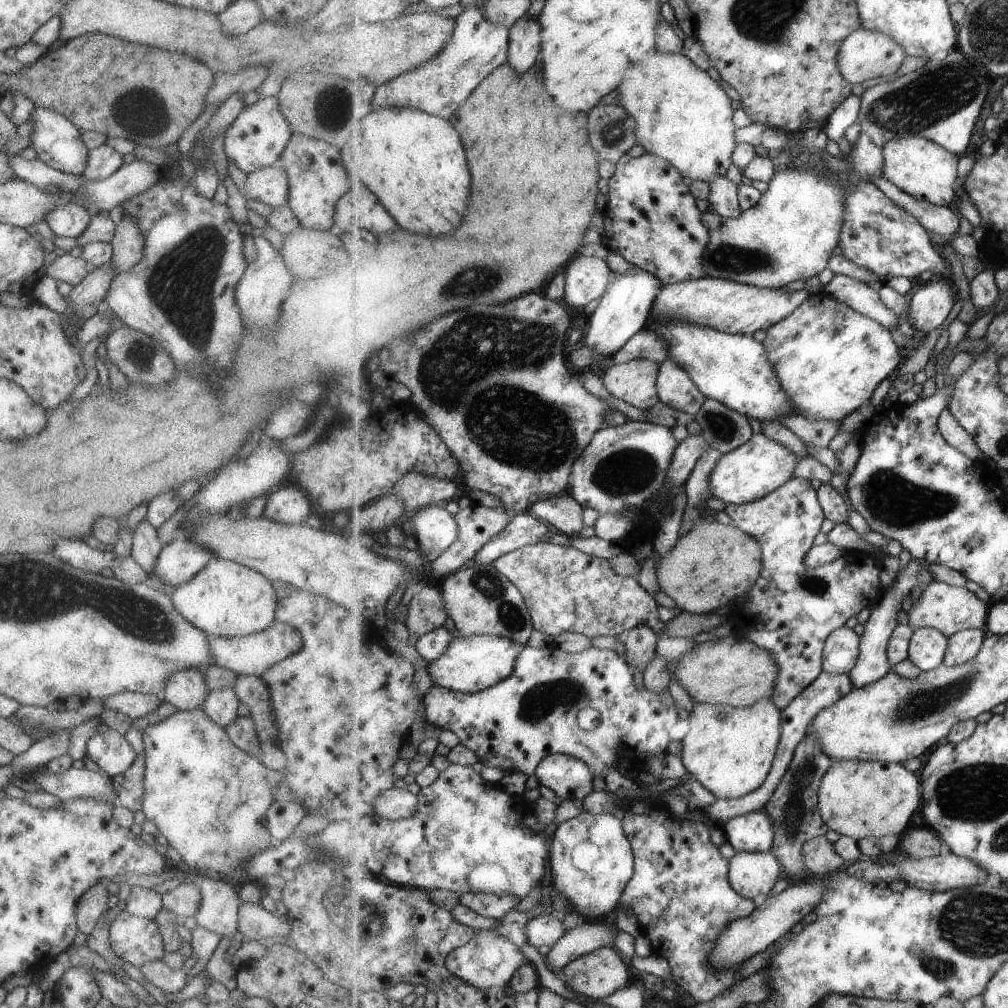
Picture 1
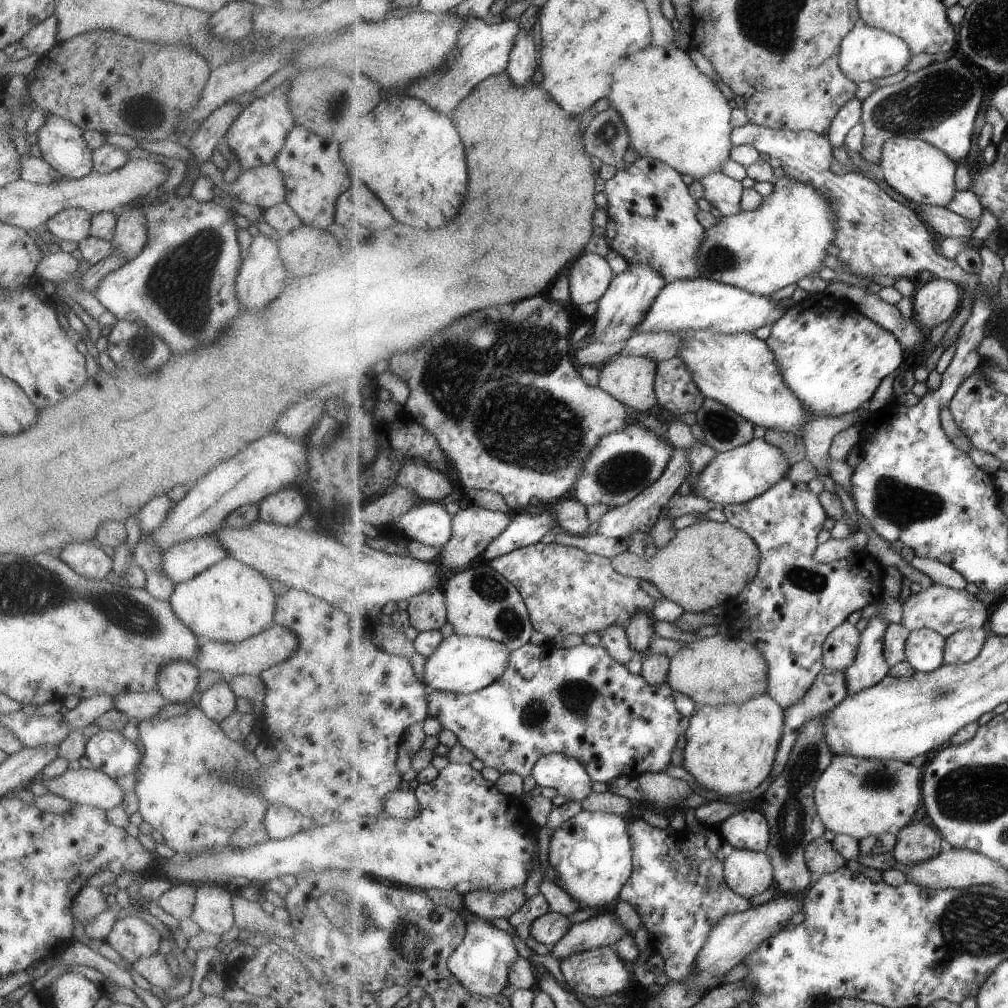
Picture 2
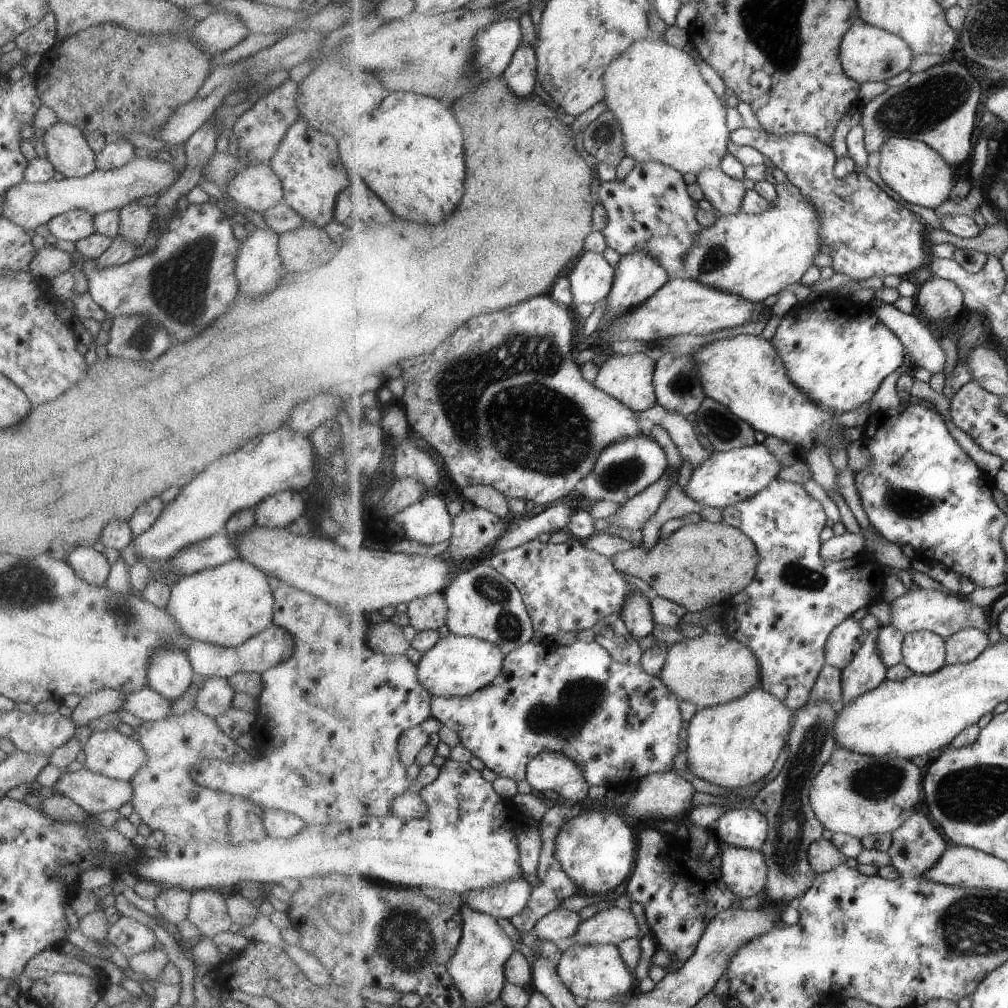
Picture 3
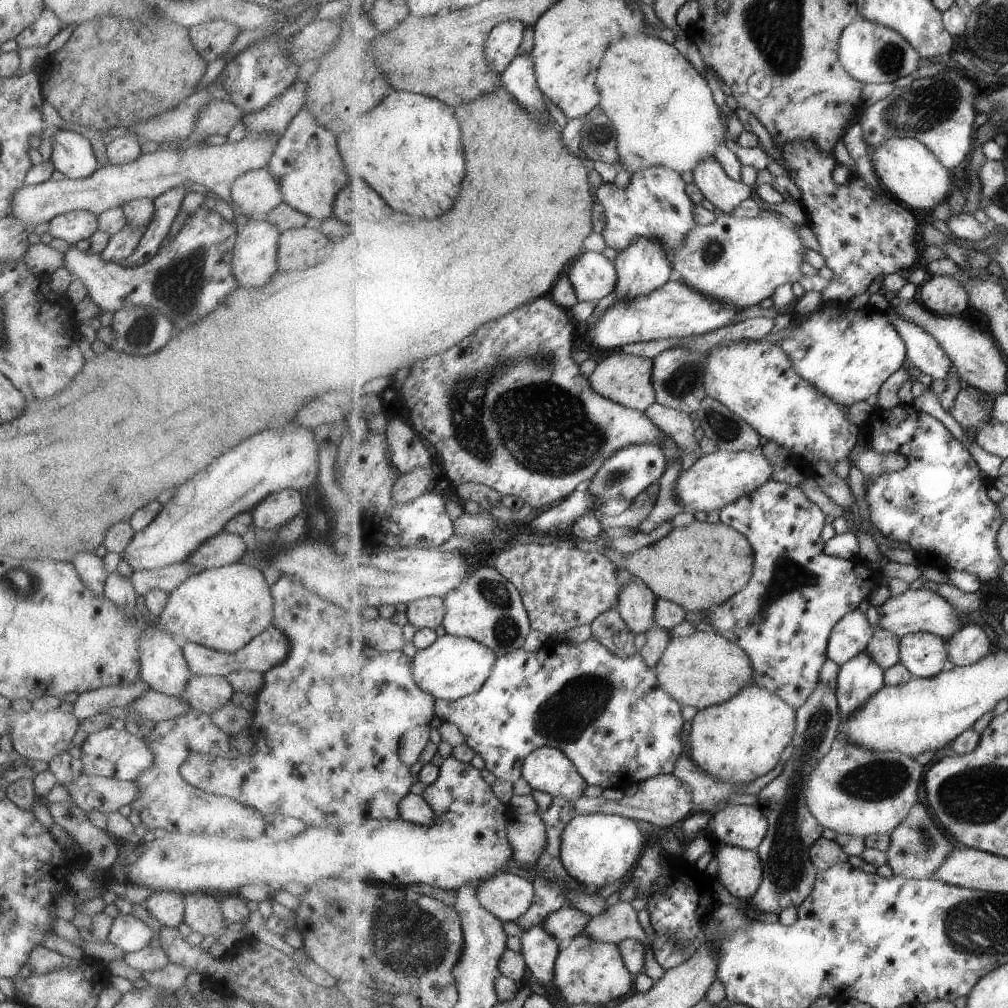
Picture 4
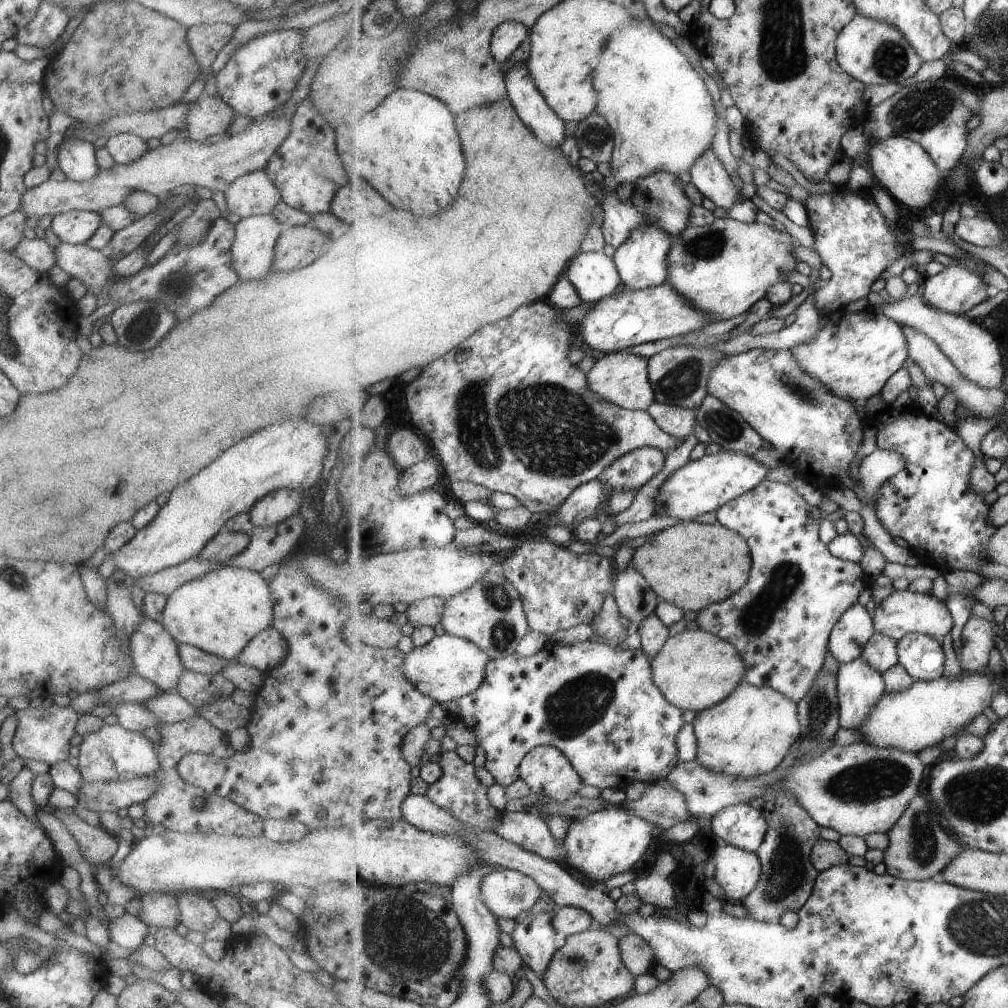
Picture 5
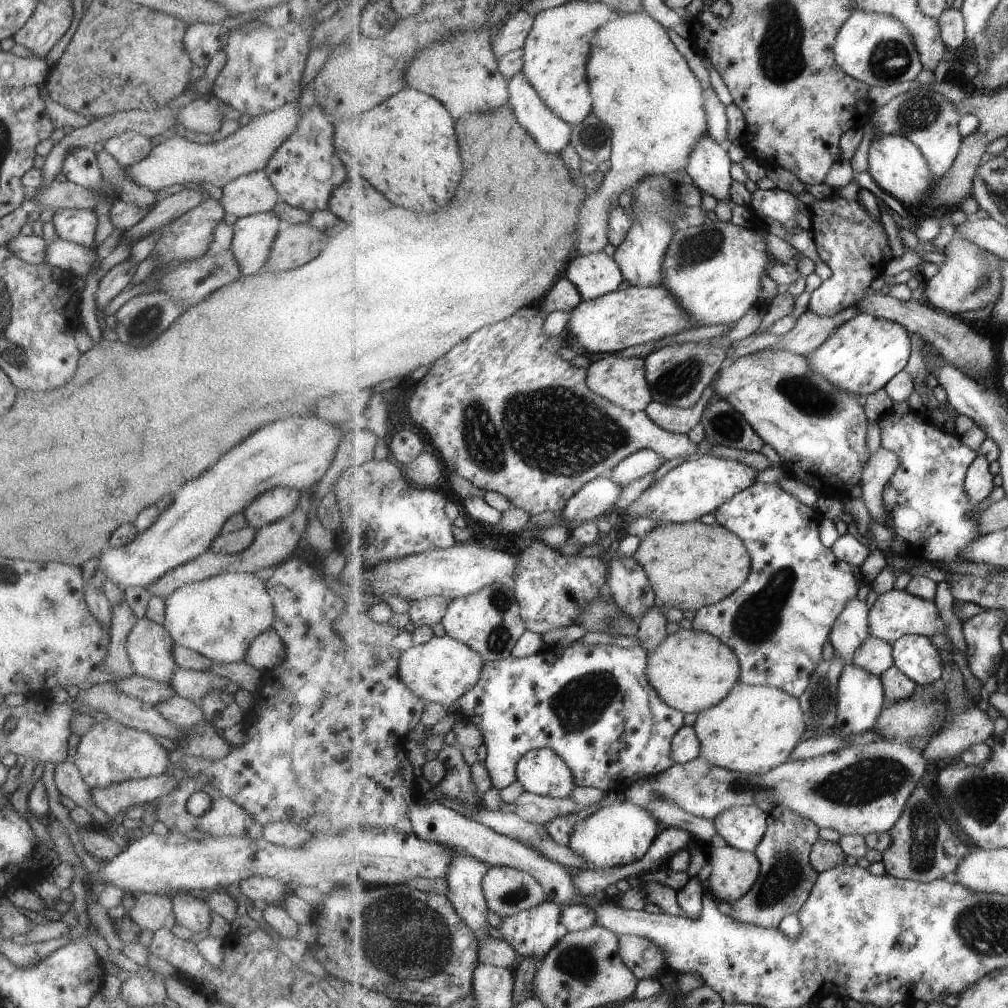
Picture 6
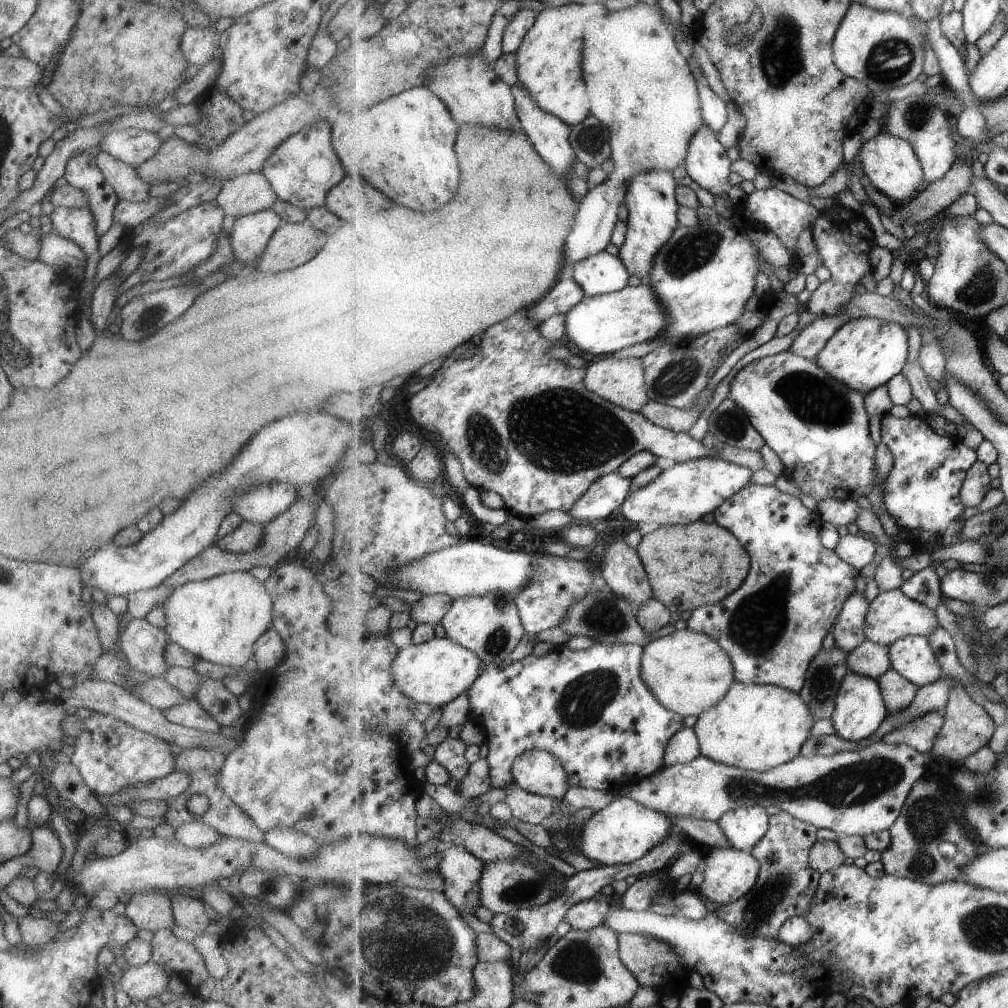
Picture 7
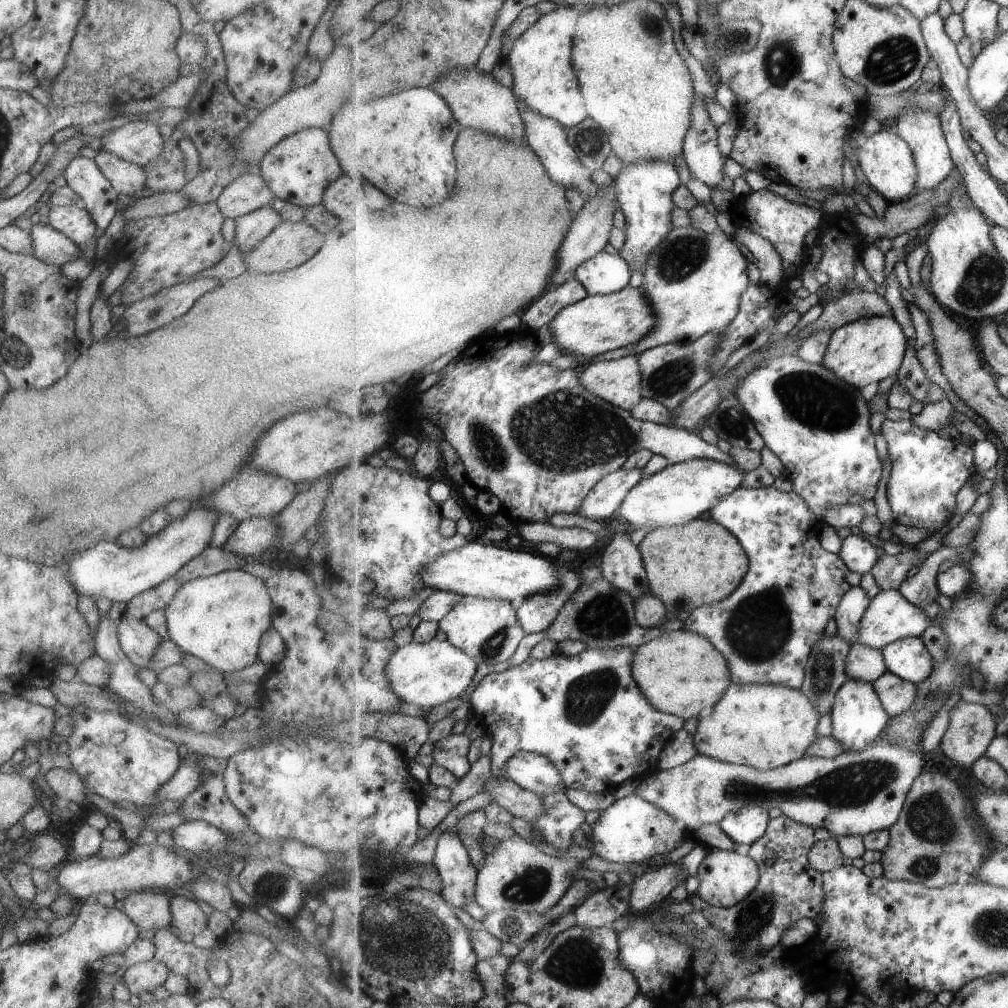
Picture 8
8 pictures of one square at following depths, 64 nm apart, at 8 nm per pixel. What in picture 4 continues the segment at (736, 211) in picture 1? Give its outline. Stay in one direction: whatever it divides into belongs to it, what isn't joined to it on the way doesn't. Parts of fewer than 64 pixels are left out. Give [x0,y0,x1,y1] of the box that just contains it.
[693,156,753,214]

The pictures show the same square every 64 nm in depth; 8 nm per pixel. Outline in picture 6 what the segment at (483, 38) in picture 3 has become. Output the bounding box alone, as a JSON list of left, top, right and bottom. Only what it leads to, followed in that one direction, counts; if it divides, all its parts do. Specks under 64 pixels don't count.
[493,9,534,58]

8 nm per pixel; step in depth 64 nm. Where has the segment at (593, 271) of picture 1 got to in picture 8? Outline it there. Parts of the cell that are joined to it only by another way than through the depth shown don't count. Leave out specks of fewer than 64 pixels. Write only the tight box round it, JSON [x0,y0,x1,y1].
[575,250,631,295]

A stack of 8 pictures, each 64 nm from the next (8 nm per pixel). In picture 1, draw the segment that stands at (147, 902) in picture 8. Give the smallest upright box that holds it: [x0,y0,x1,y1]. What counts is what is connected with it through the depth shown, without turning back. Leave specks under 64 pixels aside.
[161,882,200,921]

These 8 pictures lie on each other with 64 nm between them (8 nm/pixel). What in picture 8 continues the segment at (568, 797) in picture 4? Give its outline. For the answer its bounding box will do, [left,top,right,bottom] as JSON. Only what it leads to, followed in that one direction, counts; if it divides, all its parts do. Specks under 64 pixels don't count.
[507,752,567,796]

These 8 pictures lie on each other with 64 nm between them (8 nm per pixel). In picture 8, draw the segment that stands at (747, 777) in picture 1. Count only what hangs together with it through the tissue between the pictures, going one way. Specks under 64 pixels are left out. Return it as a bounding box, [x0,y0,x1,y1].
[694,682,823,770]

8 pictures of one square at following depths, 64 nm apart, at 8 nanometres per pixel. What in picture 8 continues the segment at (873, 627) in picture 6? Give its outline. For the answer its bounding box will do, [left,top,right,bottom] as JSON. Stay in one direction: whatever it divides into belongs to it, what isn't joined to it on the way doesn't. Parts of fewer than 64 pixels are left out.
[857,589,931,649]

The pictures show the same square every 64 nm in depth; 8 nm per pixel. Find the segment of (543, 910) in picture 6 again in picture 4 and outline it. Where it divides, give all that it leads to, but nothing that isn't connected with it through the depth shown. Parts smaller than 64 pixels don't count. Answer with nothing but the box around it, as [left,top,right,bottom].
[520,922,567,1005]

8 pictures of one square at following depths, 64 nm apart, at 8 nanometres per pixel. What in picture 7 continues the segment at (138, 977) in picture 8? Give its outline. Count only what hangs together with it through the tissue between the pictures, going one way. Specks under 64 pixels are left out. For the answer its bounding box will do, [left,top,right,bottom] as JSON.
[118,962,169,1001]

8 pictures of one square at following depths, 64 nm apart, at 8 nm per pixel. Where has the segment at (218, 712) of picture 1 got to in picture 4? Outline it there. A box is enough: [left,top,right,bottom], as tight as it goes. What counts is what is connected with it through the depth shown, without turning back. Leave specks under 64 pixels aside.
[181,674,232,715]

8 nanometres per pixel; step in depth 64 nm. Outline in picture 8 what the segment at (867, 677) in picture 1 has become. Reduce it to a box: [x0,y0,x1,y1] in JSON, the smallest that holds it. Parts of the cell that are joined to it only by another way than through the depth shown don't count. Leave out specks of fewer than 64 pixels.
[830,678,889,752]

